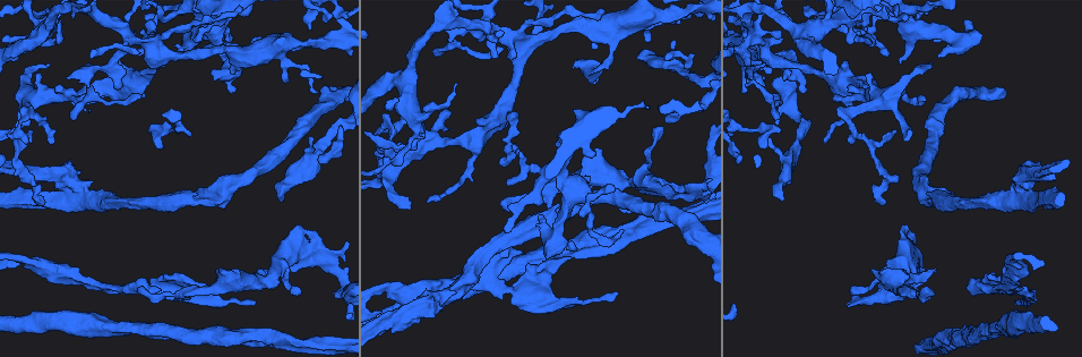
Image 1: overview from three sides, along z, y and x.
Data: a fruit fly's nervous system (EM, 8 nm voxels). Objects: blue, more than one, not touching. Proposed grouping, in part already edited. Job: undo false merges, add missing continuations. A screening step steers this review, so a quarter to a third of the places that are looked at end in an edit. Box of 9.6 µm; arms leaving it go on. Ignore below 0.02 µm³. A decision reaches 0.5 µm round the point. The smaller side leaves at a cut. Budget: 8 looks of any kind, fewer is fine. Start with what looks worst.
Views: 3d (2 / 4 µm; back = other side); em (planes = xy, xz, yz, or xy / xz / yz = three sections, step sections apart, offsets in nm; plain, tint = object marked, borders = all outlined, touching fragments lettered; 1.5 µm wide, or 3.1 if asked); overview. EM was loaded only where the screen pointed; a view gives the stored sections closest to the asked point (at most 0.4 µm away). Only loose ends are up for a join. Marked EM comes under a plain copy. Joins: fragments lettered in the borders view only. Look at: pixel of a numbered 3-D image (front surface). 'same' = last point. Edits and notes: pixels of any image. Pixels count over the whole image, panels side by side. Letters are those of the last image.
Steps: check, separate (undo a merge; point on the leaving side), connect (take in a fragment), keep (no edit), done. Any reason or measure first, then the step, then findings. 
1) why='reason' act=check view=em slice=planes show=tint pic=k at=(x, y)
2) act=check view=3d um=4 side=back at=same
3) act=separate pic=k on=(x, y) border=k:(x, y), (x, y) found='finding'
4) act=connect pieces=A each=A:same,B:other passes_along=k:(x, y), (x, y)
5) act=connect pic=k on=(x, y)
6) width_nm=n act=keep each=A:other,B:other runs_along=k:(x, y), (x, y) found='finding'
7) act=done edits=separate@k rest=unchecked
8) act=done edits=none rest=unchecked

why='four arms meet' act=check view=3d um=2 pic=1 at=(131, 39)

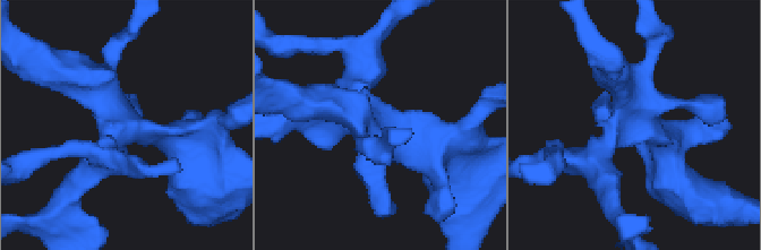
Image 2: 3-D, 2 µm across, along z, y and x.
why='need the tissue' act=check view=em slice=xy step=4 show=tint pic=2 at=(380, 136)

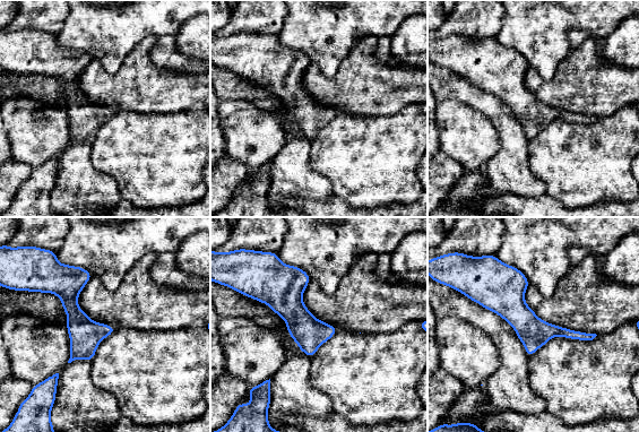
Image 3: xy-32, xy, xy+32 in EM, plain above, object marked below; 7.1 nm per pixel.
act=check view=em slice=planes show=borders at=same

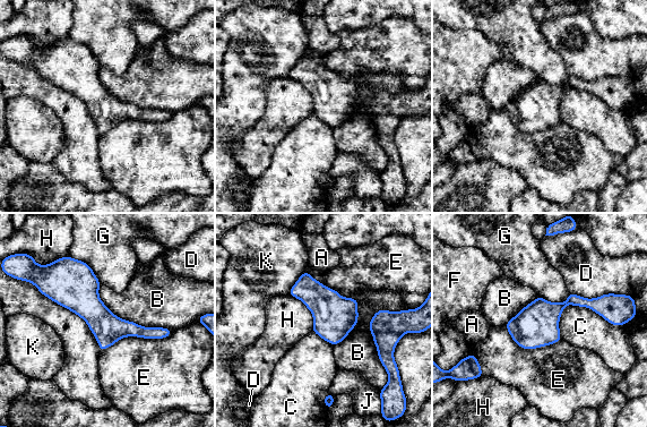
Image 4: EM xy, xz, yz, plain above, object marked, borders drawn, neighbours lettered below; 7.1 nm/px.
act=keep each=A:other,B:other,C:other,D:other,E:other,F:other,G:other,H:other,J:other,K:other border=4:(558, 322), (577, 305), (622, 325) found='all the same neuron'

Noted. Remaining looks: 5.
why='branch stops here' act=check view=em slice=xz step=4 show=borders pic=1 at=(41, 202)

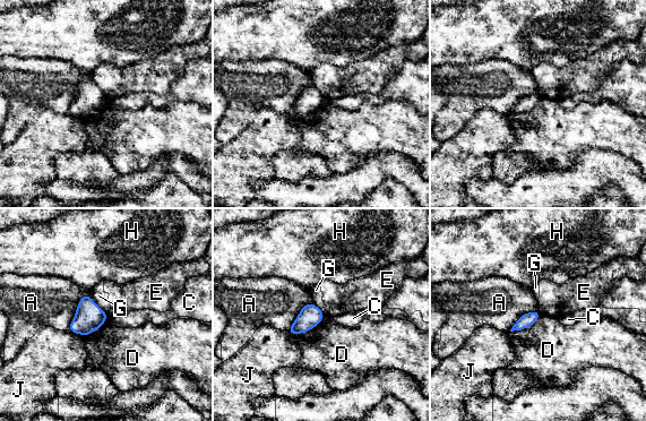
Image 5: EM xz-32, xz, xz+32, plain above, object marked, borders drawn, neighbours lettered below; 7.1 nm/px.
why='another direction' act=check view=em slice=planes show=borders at=same

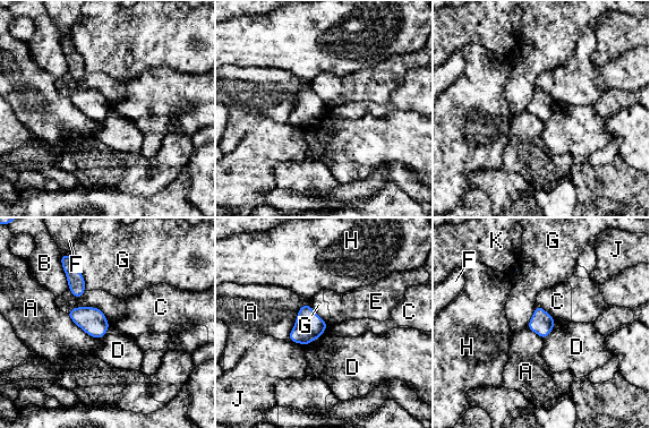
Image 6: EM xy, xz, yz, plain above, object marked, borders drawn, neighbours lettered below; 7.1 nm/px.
width_nm=170 act=keep each=A:other,B:other,C:other,D:other,E:other,F:other,G:other,H:other,J:other,K:other border=6:(309, 304), (300, 307), (287, 339) found='no lettered fragment goes on from it'

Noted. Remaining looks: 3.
why='calibre changes' act=check view=3d um=4 pic=1 at=(531, 167)

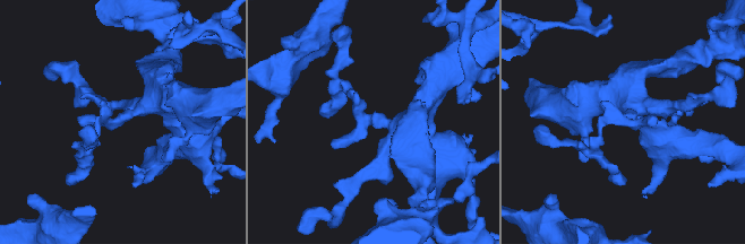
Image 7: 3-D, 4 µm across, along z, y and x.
act=check view=em slice=planes show=borders pic=7 at=(119, 120)

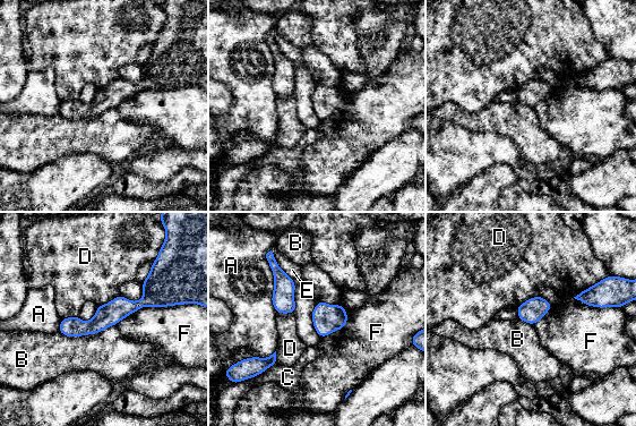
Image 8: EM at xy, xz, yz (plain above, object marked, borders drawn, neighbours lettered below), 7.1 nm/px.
longest_contact=F:460nm act=keep each=A:other,B:other,C:other,D:other,E:other,F:other found='continuous, no second neuron'

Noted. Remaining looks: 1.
act=done edits=none rest=unchecked

